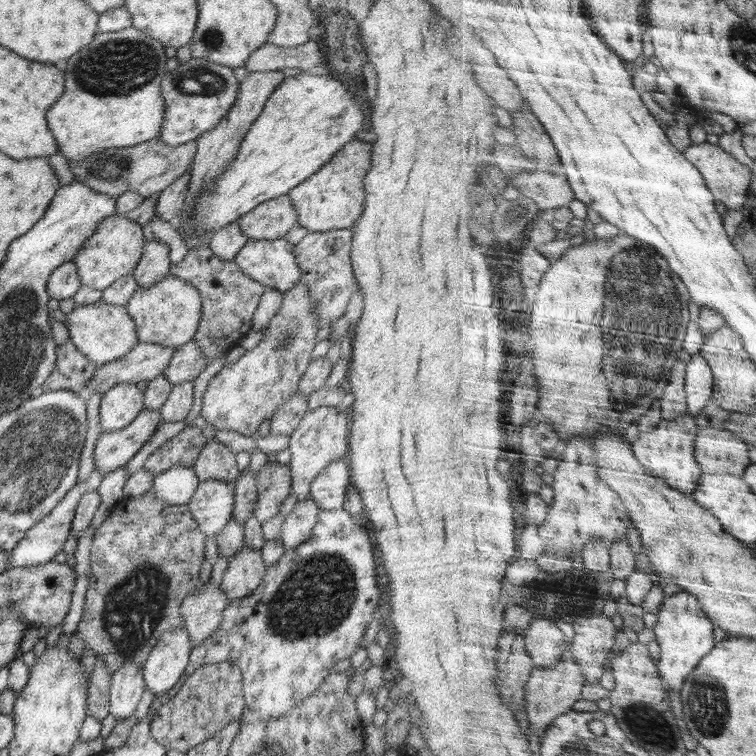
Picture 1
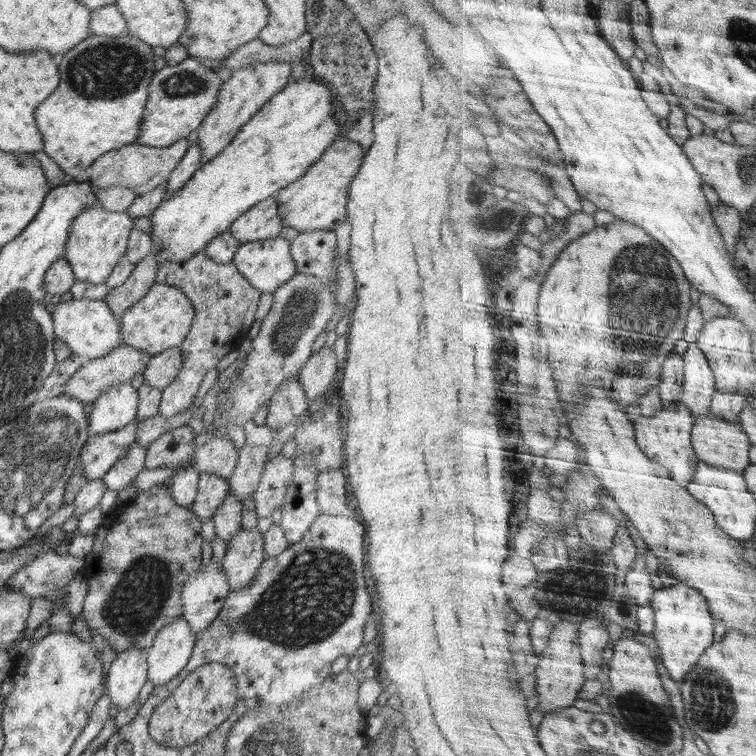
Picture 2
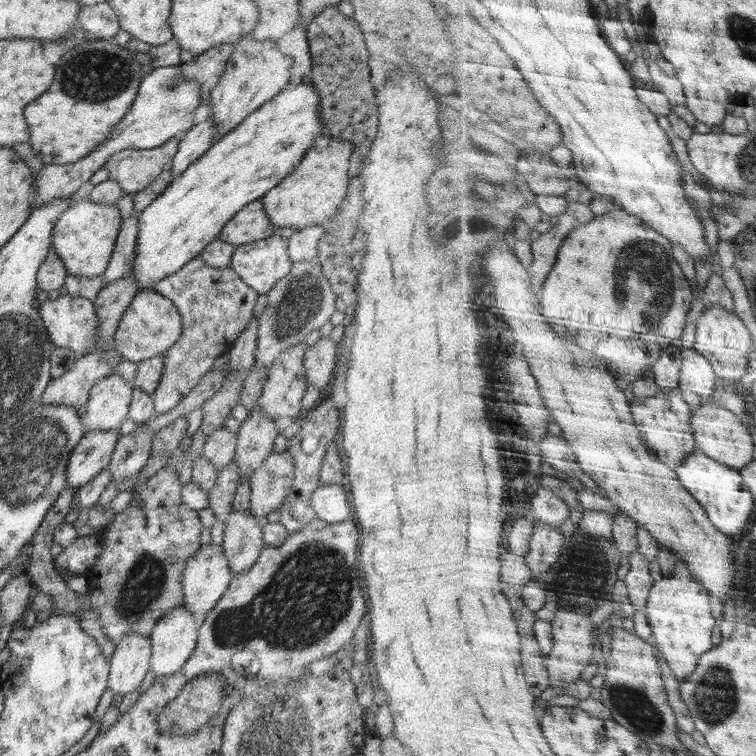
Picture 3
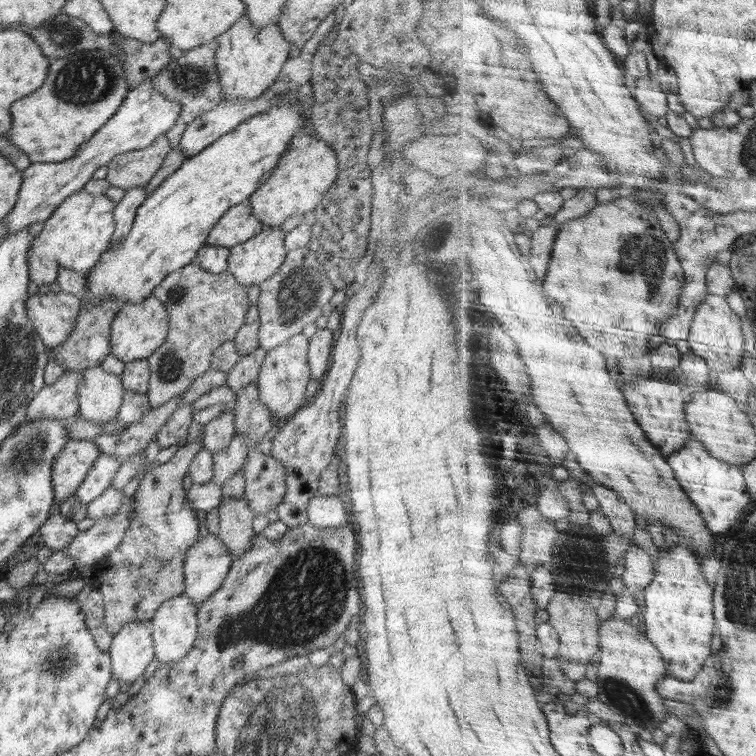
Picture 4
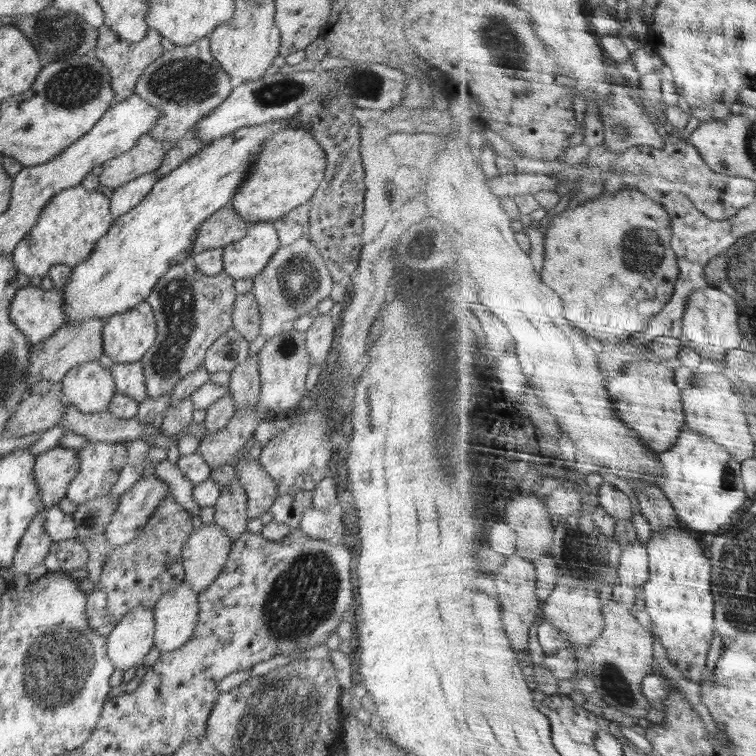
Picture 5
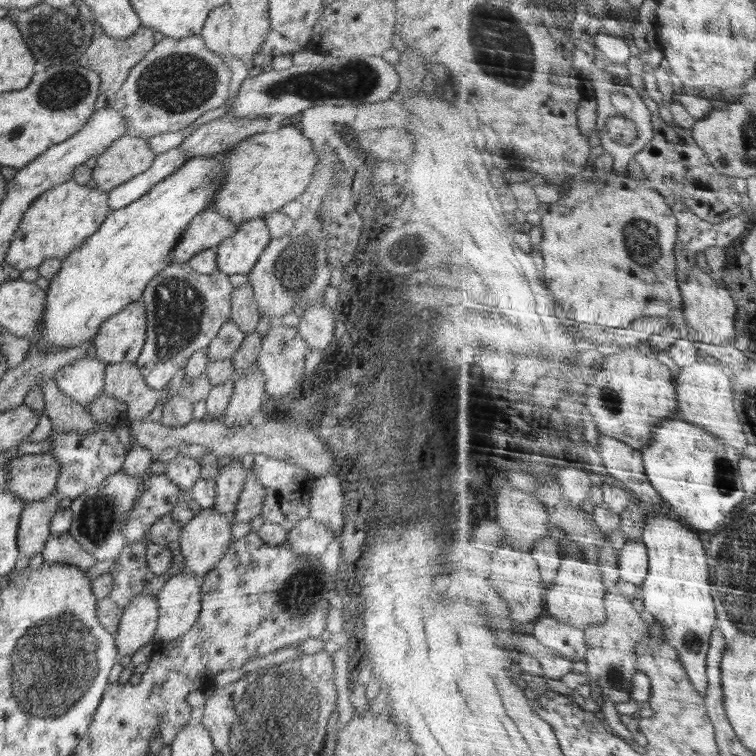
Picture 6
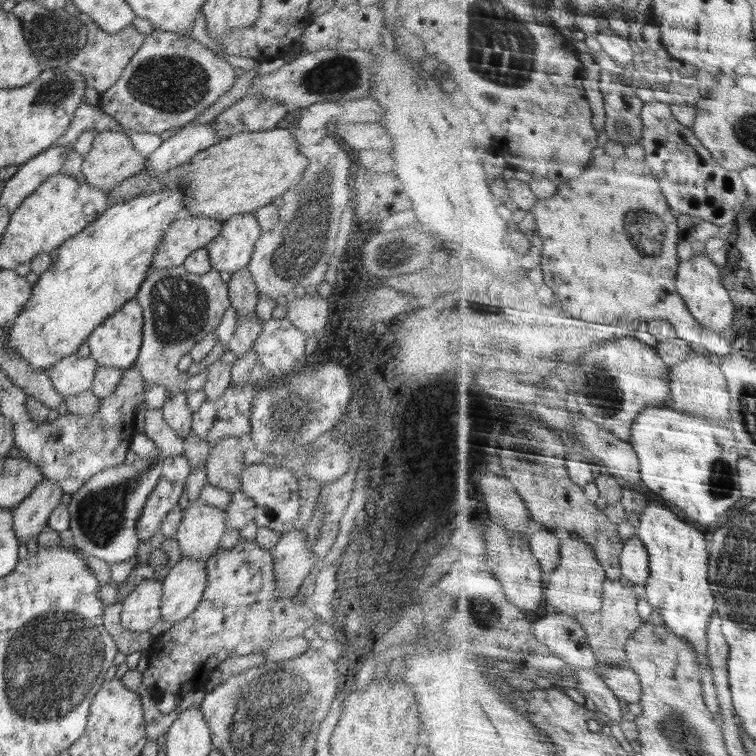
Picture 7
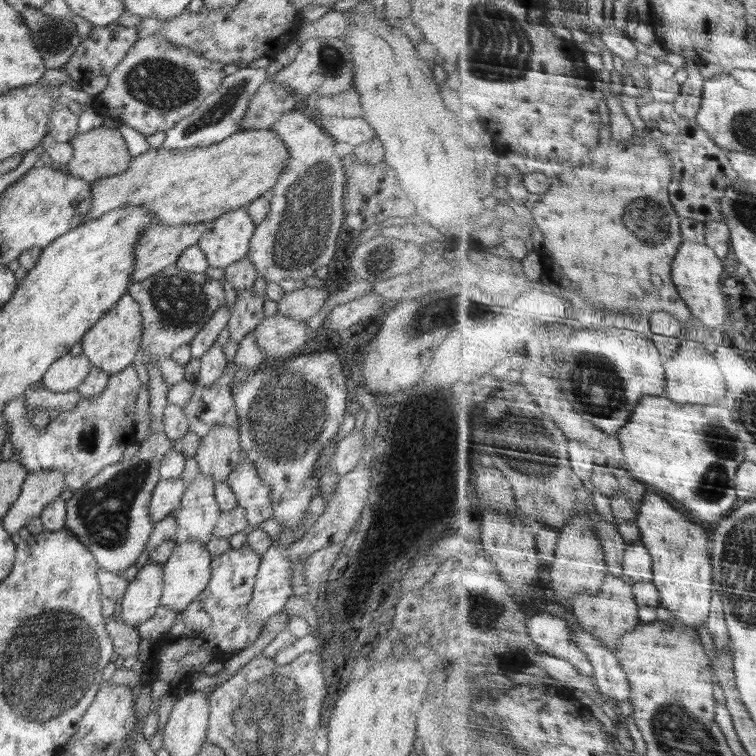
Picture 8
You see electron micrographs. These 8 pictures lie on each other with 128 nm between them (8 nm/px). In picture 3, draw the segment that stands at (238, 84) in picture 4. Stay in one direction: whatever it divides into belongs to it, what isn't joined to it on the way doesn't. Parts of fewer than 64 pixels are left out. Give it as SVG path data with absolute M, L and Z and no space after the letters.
M242 35L233 42L233 51L224 68L224 74L211 92L212 120L216 125L216 141L236 128L251 112L259 109L267 100L289 83L289 69L293 64L292 58L284 54L272 39L259 41L251 35Z

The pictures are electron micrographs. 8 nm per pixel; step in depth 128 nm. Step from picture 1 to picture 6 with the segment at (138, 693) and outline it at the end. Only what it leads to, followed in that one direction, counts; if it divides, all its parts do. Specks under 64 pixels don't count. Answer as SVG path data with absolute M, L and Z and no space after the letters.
M137 594L124 608L121 616L119 631L114 634L115 643L118 647L120 657L131 656L142 648L155 636L158 620L157 597L151 594Z

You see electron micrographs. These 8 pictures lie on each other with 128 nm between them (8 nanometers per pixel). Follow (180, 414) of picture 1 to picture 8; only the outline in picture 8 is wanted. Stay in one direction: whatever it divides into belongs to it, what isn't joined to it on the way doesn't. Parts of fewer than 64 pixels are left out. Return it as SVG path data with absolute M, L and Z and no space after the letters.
M170 265L166 269L153 274L142 282L130 283L127 293L138 302L143 323L143 335L141 348L150 355L149 361L159 366L162 376L165 378L165 385L169 388L177 385L180 380L184 379L183 368L168 368L172 352L179 346L190 344L196 333L203 327L205 322L212 316L212 313L220 306L226 304L225 292L222 288L221 281L208 277L205 273L192 273L180 269L178 266Z

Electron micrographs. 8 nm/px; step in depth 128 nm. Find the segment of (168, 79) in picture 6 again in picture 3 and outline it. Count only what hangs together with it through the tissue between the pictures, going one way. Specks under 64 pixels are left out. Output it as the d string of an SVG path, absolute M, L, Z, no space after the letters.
M224 43L205 50L202 54L195 55L193 62L181 63L182 77L184 80L199 82L201 104L211 104L211 92L224 74L228 58L233 51L233 43Z

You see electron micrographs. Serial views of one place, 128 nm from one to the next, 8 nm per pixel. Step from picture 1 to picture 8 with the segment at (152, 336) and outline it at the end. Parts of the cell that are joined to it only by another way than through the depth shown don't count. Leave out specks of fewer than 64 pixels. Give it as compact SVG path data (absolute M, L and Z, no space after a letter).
M127 292L124 293L120 300L111 306L110 310L107 310L81 338L82 354L89 358L92 366L110 375L120 372L126 366L131 365L132 361L138 356L143 335L142 323L138 302Z

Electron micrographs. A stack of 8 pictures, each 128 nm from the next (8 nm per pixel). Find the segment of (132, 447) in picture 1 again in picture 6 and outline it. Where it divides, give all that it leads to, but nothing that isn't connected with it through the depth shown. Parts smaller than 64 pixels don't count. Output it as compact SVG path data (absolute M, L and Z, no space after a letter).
M49 453L24 454L8 460L8 487L24 502L58 495L56 486L60 478L60 465L54 455Z

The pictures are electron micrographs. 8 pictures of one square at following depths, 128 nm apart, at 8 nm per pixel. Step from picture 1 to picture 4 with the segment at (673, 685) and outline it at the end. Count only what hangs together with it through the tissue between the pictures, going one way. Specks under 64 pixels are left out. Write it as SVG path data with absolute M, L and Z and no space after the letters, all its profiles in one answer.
M682 542L676 548L672 548L668 554L661 554L655 564L656 578L646 590L645 605L641 612L642 621L647 626L647 635L651 641L662 651L667 662L667 670L670 676L685 681L694 680L698 672L704 668L708 659L712 656L715 636L718 634L718 624L714 616L714 588L710 586L704 570L703 562L698 558L696 551L689 544Z

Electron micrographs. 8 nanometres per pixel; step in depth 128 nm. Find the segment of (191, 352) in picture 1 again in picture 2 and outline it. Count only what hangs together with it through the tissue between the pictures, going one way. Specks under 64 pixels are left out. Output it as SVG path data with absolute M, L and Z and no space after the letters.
M174 347L154 355L143 370L145 382L154 388L165 389L181 369L183 356L180 347Z

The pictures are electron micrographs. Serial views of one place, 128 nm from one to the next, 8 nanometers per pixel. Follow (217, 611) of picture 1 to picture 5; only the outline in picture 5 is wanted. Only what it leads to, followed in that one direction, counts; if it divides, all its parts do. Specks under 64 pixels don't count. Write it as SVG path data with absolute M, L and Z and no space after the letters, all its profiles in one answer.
M216 523L203 524L187 536L186 544L182 548L182 563L185 570L184 582L190 585L195 593L206 589L216 580L217 574L220 574L229 558L232 544L233 541L227 532Z

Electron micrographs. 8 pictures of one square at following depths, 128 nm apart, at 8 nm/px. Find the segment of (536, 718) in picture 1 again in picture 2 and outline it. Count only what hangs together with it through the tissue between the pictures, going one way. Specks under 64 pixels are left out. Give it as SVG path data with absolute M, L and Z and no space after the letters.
M568 619L561 620L557 624L555 632L552 633L549 647L541 656L537 677L539 680L539 704L544 716L574 706L574 702L581 698L580 691L589 678L586 675L580 623Z

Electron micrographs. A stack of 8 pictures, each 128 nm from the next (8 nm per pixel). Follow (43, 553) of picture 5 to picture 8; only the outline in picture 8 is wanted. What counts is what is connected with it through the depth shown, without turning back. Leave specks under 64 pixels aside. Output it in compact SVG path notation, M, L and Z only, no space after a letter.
M60 470L28 471L20 496L1 518L4 530L11 535L18 533L25 527L27 520L39 518L44 506L60 498L64 490L66 484Z

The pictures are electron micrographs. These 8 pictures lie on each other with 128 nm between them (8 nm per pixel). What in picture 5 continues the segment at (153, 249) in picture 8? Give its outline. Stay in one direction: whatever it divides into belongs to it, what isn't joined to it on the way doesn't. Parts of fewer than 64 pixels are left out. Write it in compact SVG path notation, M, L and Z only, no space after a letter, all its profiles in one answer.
M232 204L209 214L196 231L189 258L191 259L194 254L204 250L223 248L231 242L244 238L249 225L248 221L232 209Z

